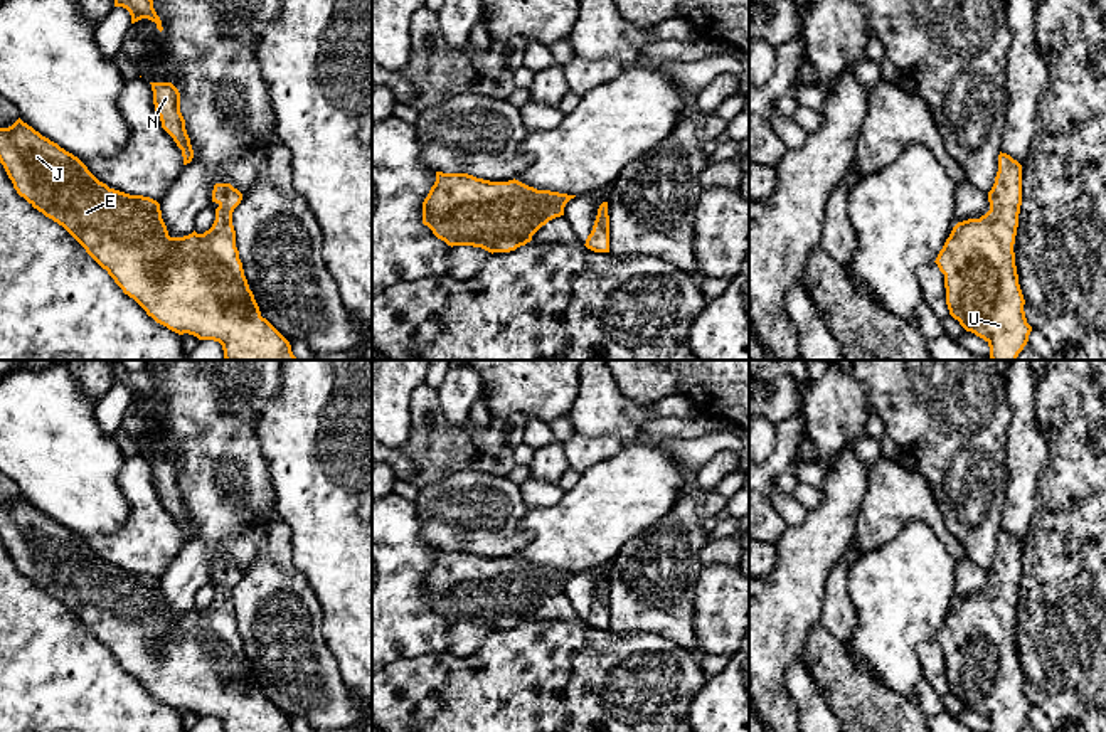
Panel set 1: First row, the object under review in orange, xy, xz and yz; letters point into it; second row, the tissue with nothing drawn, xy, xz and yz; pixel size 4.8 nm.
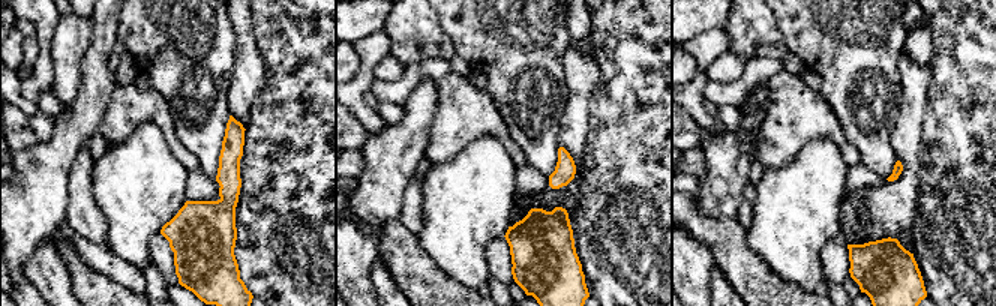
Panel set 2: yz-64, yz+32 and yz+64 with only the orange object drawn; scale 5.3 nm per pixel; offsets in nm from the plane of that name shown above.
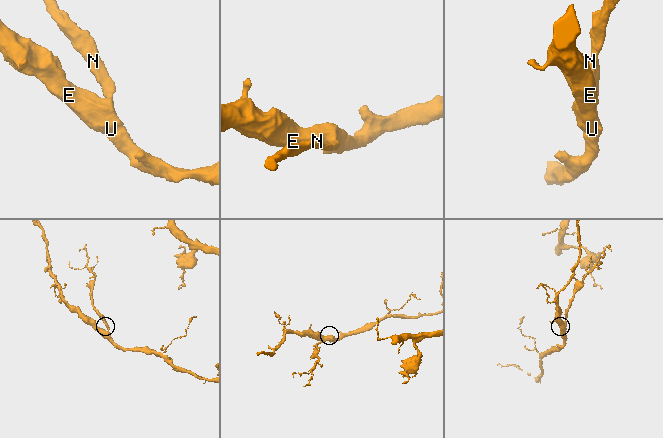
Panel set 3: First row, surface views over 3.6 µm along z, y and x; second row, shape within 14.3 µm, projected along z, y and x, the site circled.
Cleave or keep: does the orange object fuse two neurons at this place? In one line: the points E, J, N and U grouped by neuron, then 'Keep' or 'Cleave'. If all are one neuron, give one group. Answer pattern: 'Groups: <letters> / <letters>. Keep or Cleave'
Groups: E J N U. Keep

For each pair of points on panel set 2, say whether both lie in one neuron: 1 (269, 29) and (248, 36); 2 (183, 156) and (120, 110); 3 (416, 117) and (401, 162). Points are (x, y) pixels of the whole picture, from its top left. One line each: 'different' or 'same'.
1: different
2: same
3: same

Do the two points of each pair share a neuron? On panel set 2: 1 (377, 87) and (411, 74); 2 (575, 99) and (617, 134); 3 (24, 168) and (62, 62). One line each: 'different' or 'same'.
1: same
2: different
3: different

